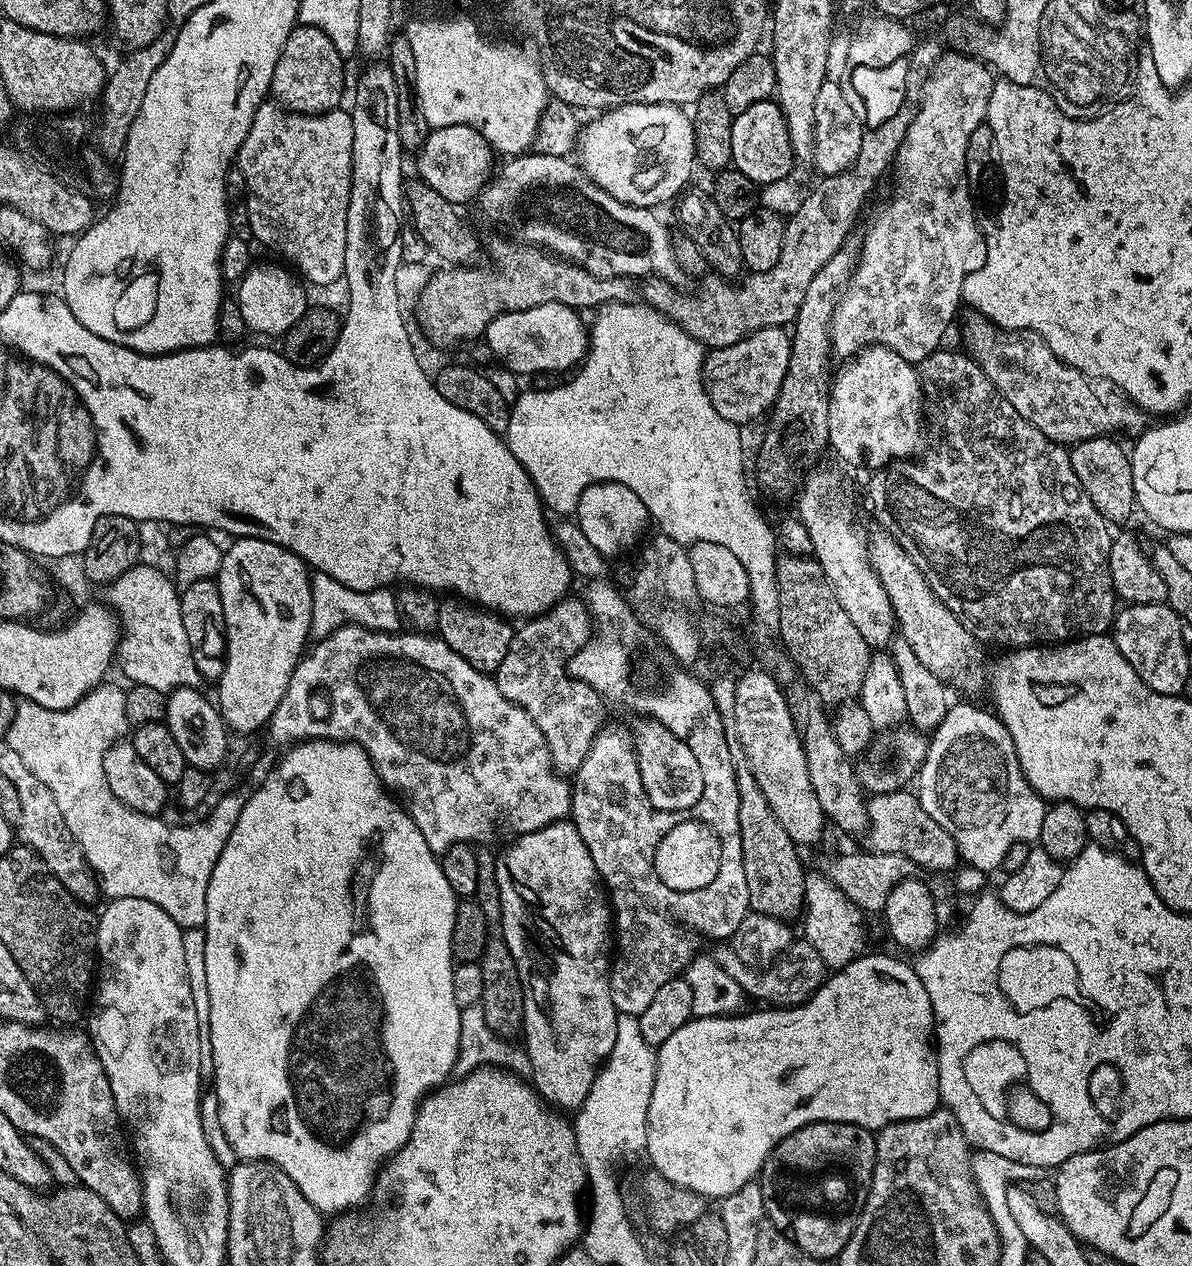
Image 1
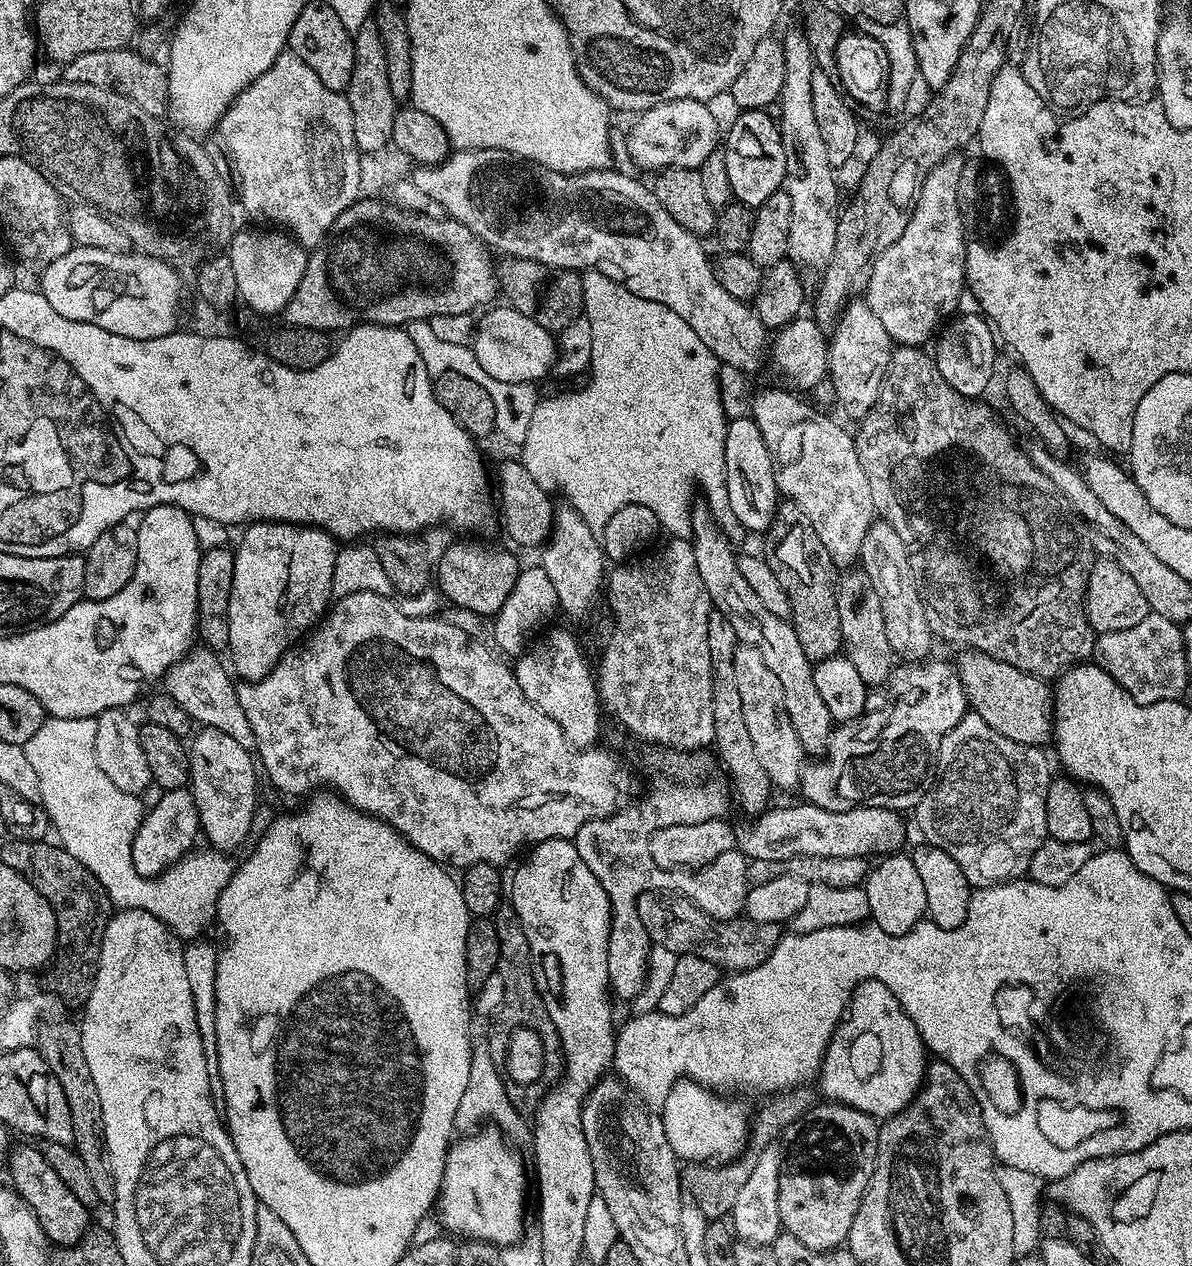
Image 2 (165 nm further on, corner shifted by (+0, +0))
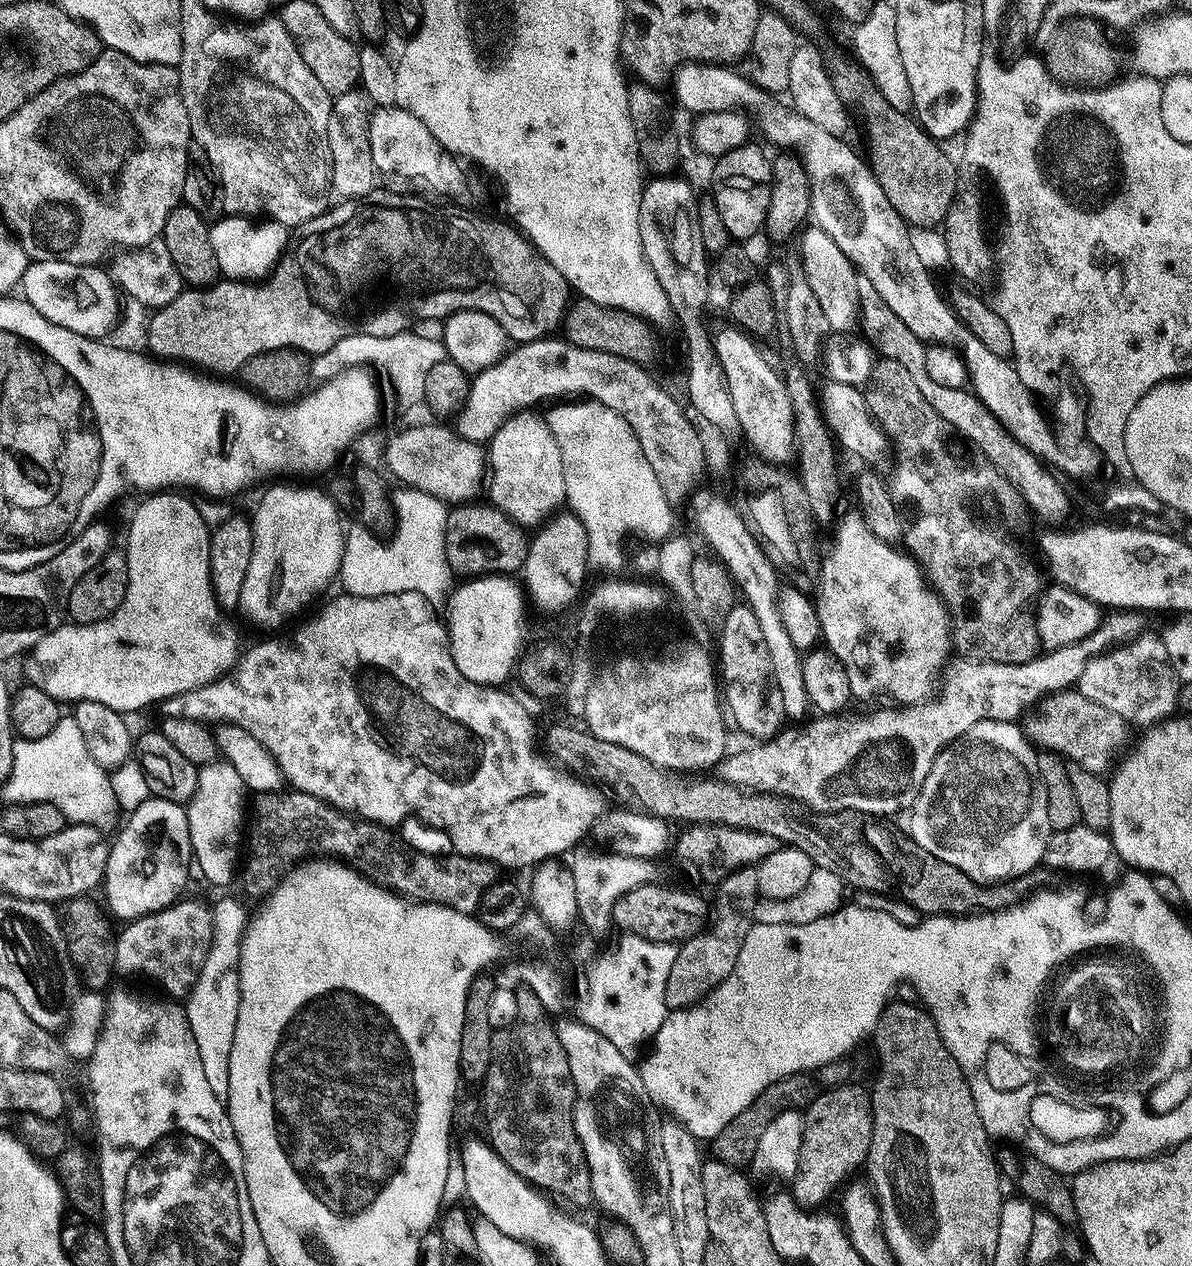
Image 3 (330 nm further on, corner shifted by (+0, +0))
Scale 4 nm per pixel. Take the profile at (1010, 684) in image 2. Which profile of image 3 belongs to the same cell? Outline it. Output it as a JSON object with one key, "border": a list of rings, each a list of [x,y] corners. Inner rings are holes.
{"border":[[[1075,690],[1054,692],[1044,697],[1023,717],[1022,727],[1028,741],[1037,749],[1056,752],[1065,761],[1077,763],[1083,770],[1097,774],[1107,773],[1113,767],[1114,761],[1121,755],[1120,747],[1127,742],[1130,731],[1128,721],[1114,714],[1114,710],[1106,710],[1106,706],[1090,702],[1086,694]]]}

